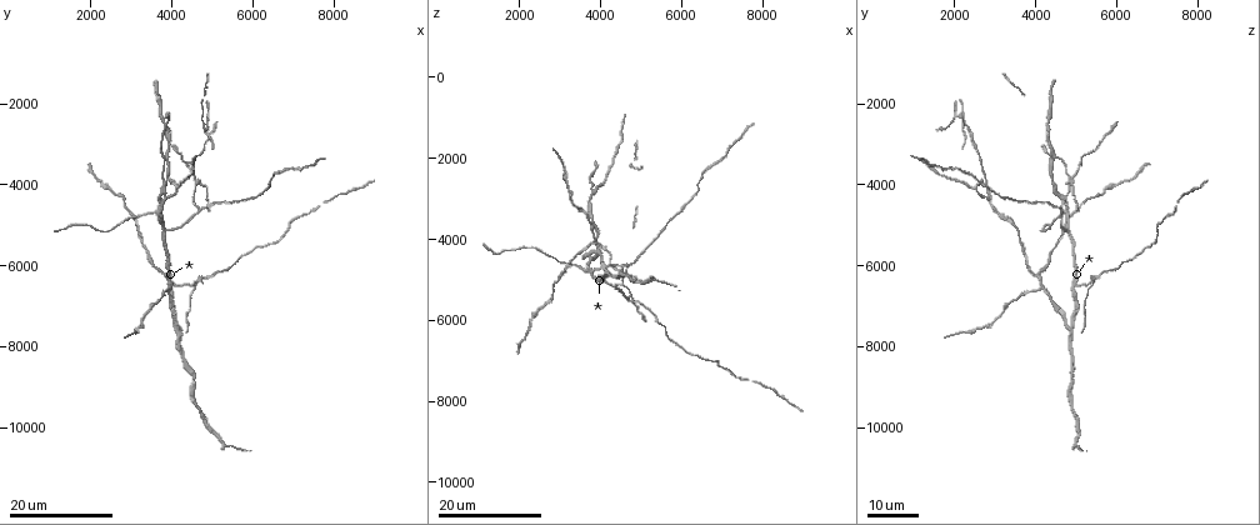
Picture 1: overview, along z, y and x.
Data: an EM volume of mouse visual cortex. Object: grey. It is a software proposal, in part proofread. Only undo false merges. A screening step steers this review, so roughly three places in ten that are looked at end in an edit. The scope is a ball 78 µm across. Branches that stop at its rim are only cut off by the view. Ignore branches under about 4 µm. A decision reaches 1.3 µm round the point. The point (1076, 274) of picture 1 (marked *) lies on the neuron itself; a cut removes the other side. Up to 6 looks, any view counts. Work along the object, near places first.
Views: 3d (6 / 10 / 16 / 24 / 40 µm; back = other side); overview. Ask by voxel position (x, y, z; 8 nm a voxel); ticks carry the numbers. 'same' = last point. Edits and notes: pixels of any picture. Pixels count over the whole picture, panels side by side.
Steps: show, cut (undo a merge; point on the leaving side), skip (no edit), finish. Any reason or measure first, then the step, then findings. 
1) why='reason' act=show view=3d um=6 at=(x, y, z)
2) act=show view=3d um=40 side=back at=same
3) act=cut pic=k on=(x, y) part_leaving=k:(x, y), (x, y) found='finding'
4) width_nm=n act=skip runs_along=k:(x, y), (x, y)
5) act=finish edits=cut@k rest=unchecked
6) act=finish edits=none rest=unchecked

act=show view=3d um=16 at=(4100, 7600, 4750)

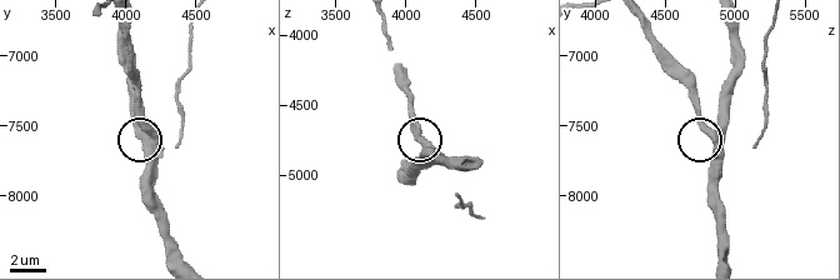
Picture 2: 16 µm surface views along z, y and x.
act=show view=3d um=6 at=(4180, 7540, 4800)

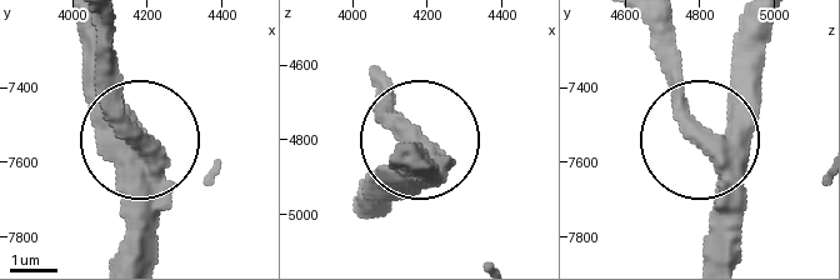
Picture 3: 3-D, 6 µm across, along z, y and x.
side_arm_um=33 act=cut pic=3 on=(104, 111) part_leaving=3:(149, 146), (116, 103), (100, 31) found='two neurons meet here'

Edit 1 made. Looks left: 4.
act=show view=overview

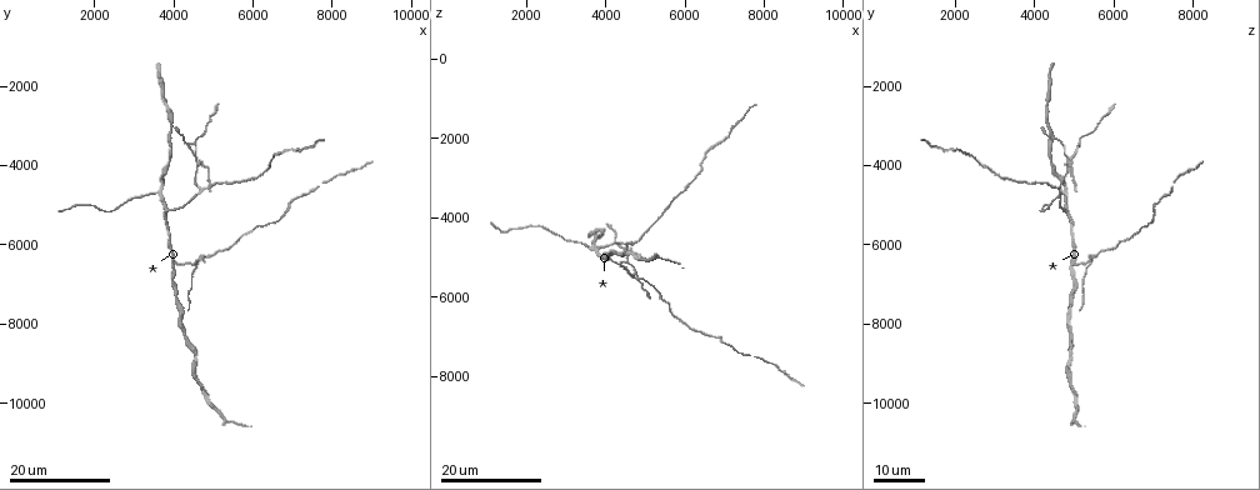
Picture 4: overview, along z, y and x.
why='side arm on a straight run' act=show view=3d um=24 at=(4050, 6450, 4950)

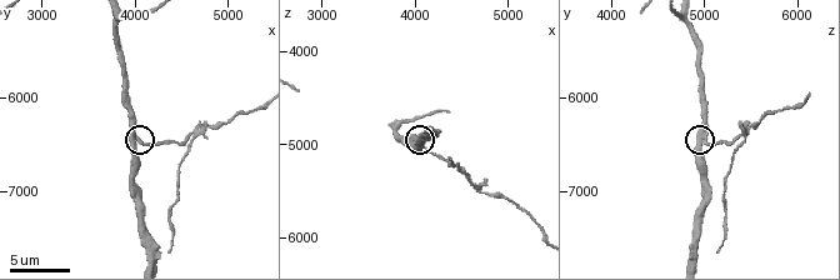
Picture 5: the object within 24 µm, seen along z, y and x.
why='zoom in' act=show view=3d um=10 at=(4000, 6450, 5000)

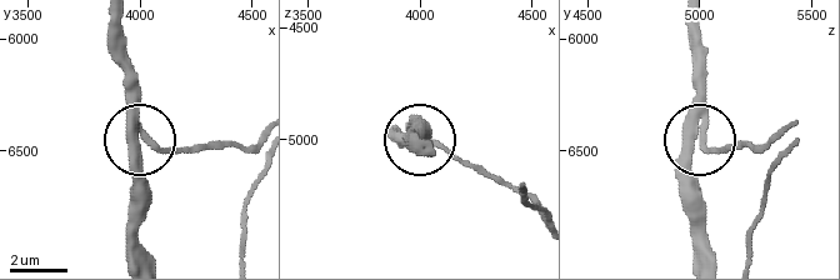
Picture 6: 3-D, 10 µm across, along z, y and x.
side_arm_um=44 arms=3 act=skip found='all the same neuron'

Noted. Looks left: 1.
act=finish edits=cut@3 rest=unchecked

